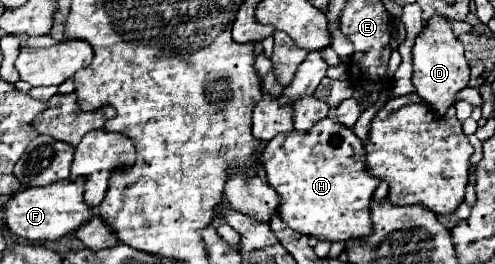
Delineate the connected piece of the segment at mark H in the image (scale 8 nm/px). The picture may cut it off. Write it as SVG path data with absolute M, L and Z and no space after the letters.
M324 118L316 122L308 132L292 130L288 134L272 138L264 152L260 154L260 164L266 172L268 184L278 192L280 218L296 232L306 236L316 236L318 240L348 240L368 236L370 230L370 200L380 180L370 176L364 166L364 144L348 126L340 126L340 122L332 118Z

